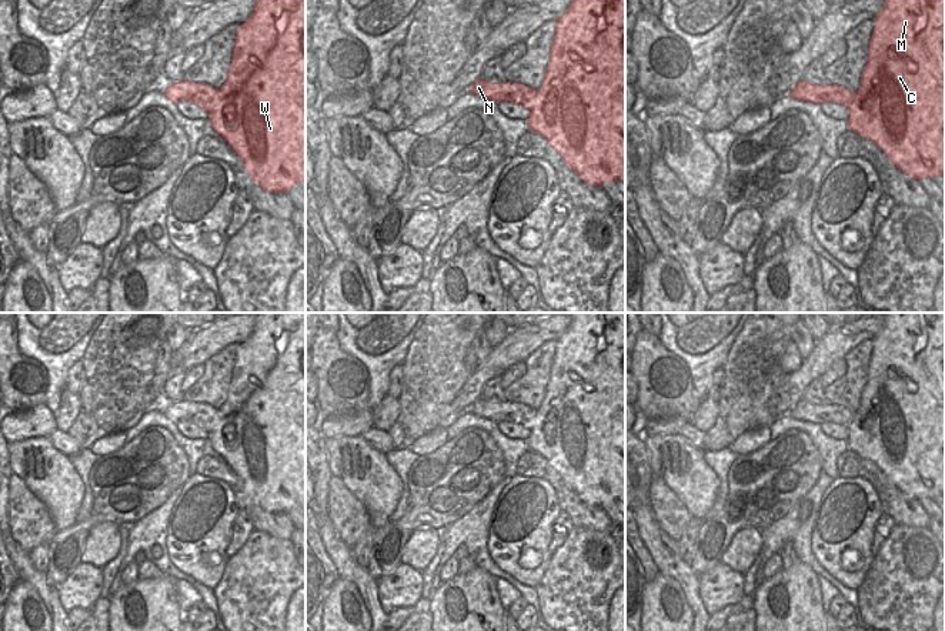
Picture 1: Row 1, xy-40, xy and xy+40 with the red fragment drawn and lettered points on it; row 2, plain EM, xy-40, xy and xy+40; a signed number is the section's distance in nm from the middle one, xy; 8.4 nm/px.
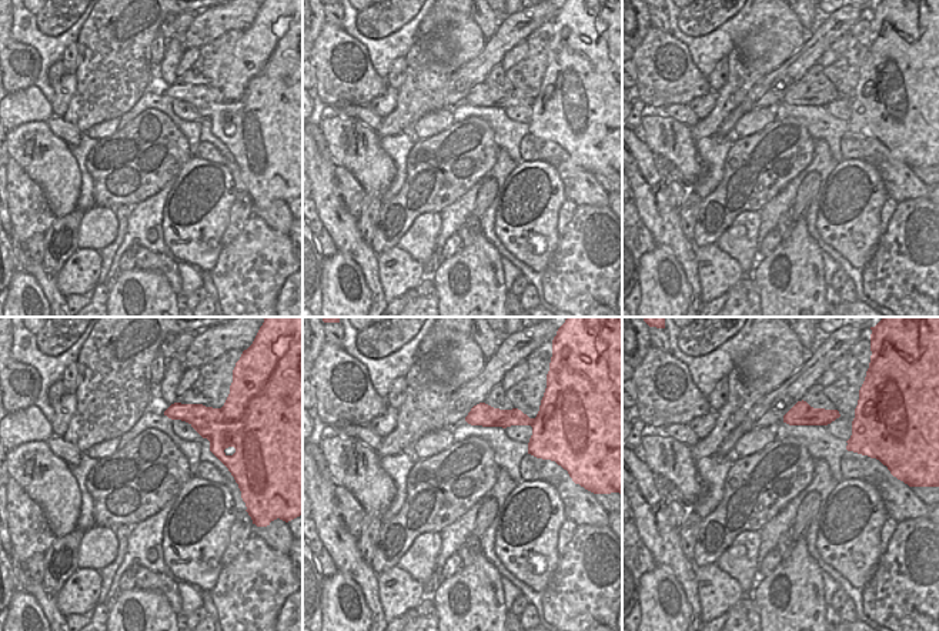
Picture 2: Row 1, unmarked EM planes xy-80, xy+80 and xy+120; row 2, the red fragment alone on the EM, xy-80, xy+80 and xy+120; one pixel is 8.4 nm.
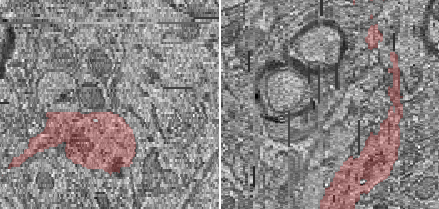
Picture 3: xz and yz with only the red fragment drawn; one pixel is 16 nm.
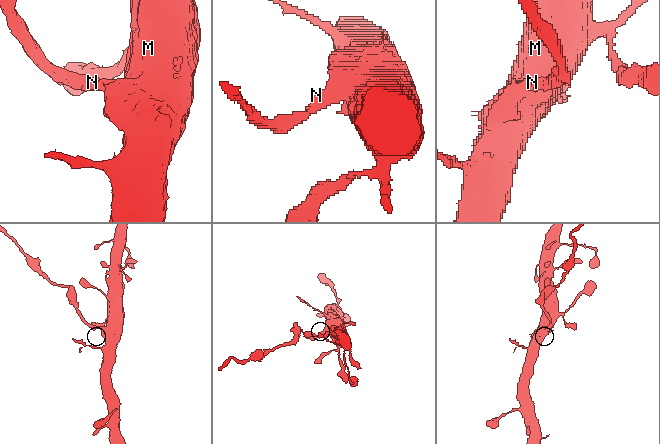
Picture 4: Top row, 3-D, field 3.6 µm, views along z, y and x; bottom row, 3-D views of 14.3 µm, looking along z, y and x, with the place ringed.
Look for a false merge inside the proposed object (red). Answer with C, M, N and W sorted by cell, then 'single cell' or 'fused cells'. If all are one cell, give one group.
C M W / N; fused cells

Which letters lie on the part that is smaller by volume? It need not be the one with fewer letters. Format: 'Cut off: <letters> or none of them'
Cut off: N

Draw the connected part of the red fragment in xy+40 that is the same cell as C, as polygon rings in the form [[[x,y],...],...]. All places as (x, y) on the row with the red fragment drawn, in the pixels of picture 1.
[[[885,0],[874,20],[874,33],[869,41],[868,61],[861,74],[856,99],[895,96],[901,103],[914,101],[908,111],[899,111],[898,140],[895,146],[904,157],[904,174],[922,180],[945,176],[945,0]]]

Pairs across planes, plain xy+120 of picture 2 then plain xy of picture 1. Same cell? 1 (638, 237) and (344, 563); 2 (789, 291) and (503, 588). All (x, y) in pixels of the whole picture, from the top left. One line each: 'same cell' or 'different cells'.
1: different cells
2: different cells

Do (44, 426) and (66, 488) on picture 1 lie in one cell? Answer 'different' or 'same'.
different

